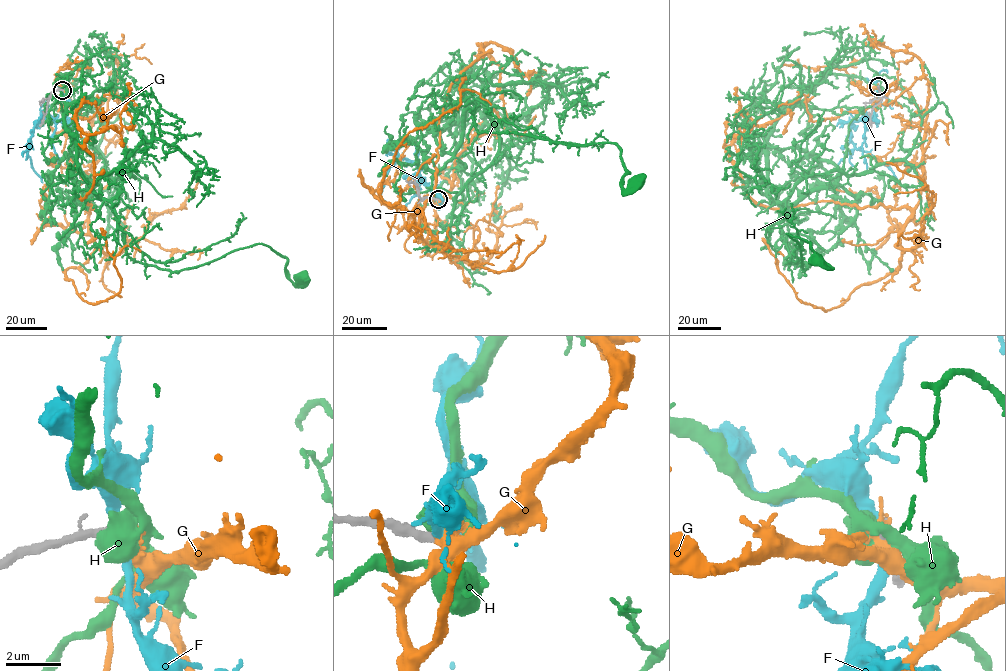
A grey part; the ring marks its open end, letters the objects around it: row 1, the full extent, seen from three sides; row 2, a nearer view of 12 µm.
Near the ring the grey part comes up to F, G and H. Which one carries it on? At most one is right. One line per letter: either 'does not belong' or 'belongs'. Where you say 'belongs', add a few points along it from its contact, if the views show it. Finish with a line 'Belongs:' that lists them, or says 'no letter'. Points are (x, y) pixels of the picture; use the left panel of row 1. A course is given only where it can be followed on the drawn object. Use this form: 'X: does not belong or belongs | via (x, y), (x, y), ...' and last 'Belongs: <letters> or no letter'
F: does not belong
G: does not belong
H: does not belong
Belongs: no letter

